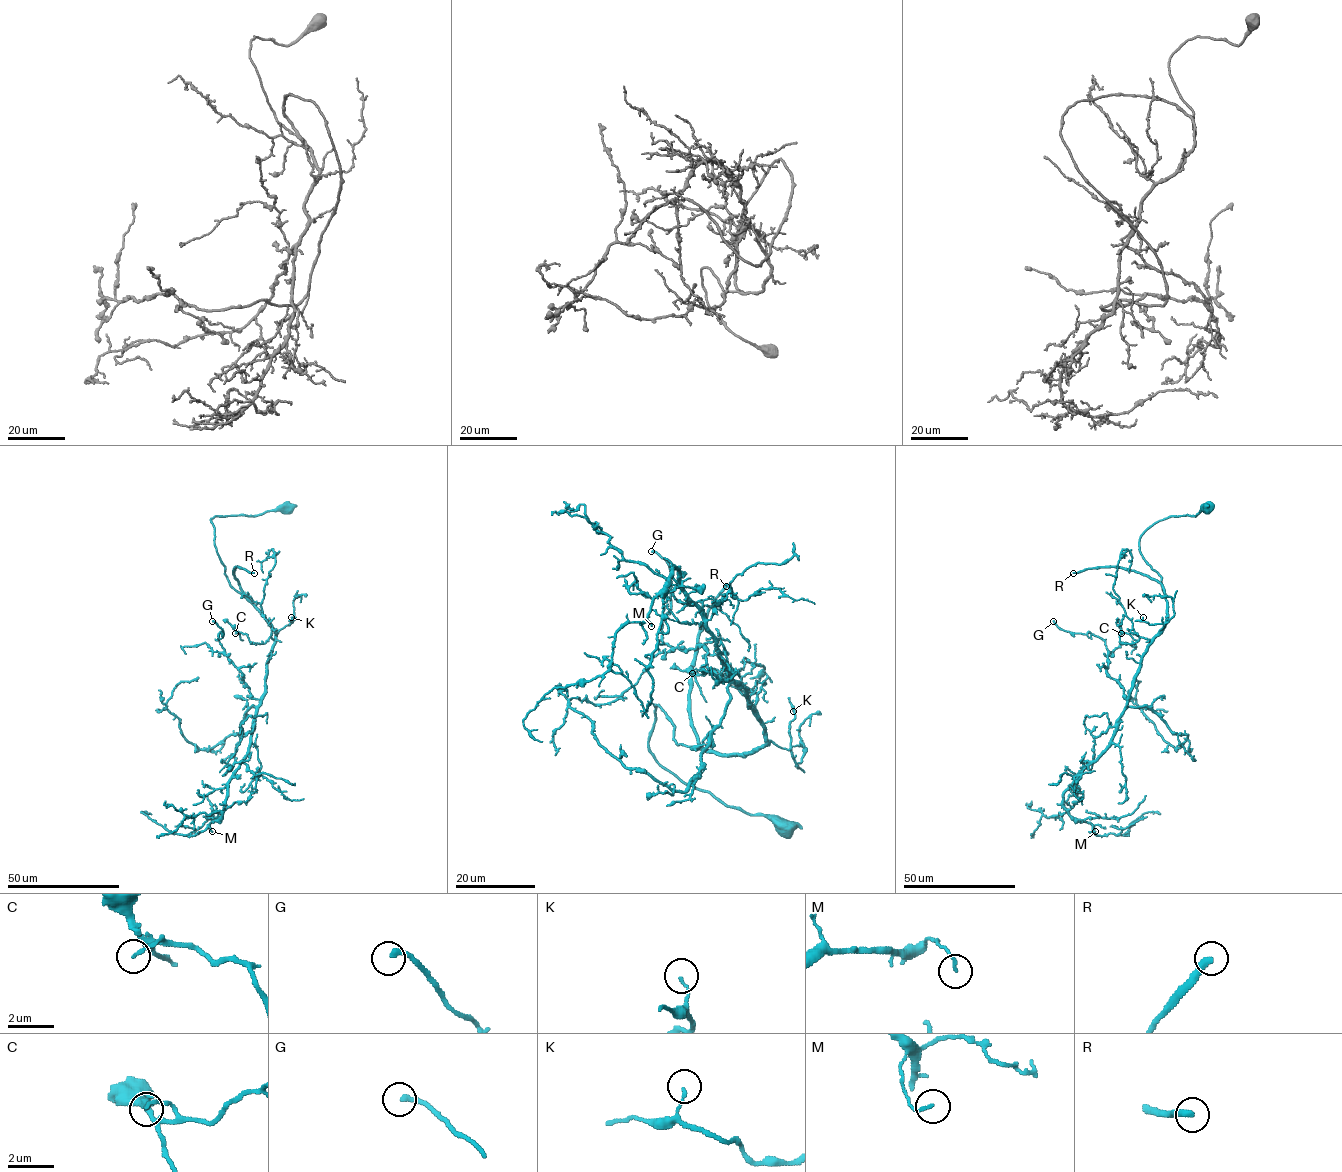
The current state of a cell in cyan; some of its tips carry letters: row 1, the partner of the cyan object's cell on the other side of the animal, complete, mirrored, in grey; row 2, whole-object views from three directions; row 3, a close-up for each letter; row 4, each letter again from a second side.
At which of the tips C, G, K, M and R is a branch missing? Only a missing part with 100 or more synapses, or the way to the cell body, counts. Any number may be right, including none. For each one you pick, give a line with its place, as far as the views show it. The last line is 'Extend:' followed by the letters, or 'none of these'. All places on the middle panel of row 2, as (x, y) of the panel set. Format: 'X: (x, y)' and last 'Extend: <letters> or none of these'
R: (726, 586)
Extend: R

